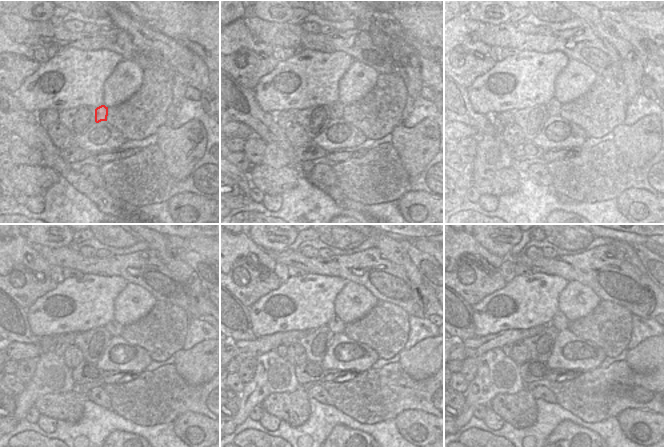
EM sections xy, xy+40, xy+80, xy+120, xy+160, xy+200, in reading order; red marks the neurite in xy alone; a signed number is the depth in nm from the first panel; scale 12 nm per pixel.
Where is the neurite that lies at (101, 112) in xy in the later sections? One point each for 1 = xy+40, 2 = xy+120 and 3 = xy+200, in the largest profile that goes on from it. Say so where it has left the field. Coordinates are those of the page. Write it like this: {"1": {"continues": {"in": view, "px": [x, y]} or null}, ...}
{"1": {"continues": {"in": "xy+40", "px": [336, 109]}}, "2": {"continues": {"in": "xy+120", "px": [113, 327]}}, "3": {"continues": {"in": "xy+200", "px": [560, 322]}}}

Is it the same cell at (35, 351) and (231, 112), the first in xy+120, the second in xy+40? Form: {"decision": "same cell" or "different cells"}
{"decision": "different cells"}

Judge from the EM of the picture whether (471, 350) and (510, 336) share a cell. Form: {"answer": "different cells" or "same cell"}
{"answer": "same cell"}

